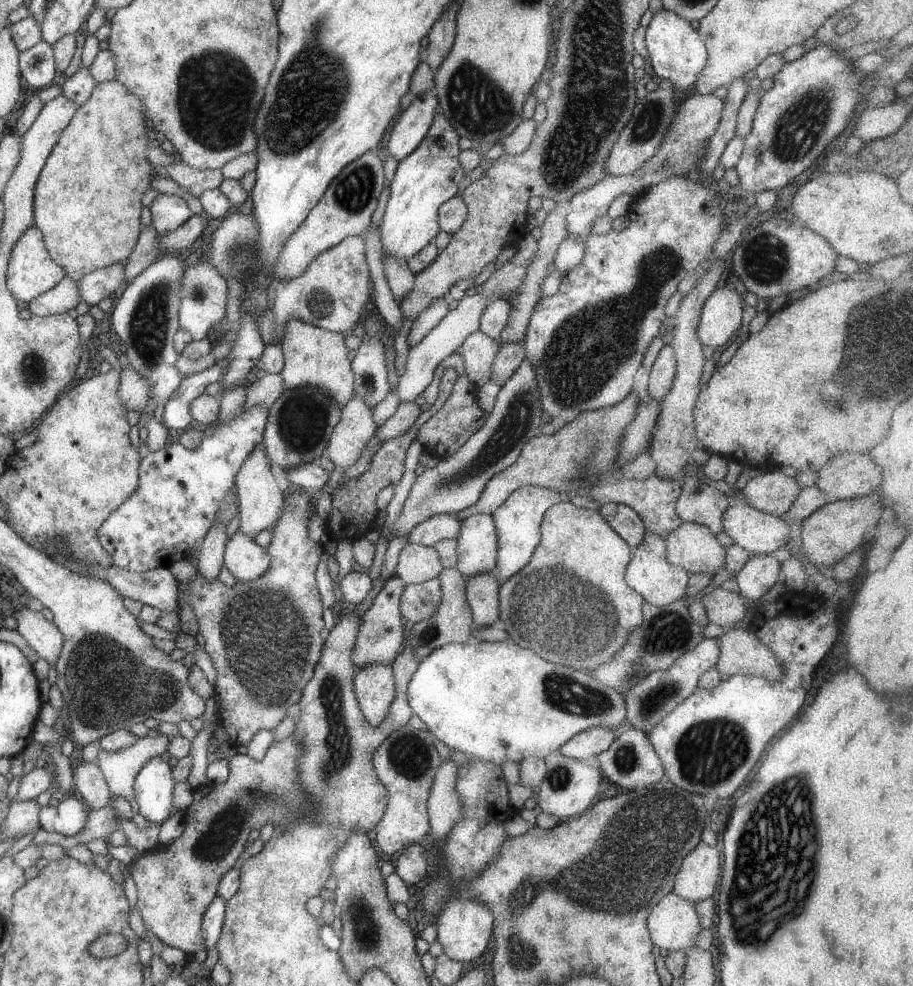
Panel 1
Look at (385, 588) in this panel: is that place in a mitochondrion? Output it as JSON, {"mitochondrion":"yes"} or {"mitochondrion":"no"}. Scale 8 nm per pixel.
{"mitochondrion":"no"}

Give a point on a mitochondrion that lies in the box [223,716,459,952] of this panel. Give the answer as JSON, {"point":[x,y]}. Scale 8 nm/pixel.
{"point":[409,756]}

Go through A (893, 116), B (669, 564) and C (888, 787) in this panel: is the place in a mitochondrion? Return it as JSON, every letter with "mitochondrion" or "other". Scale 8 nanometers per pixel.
{"A":"other","B":"other","C":"other"}

